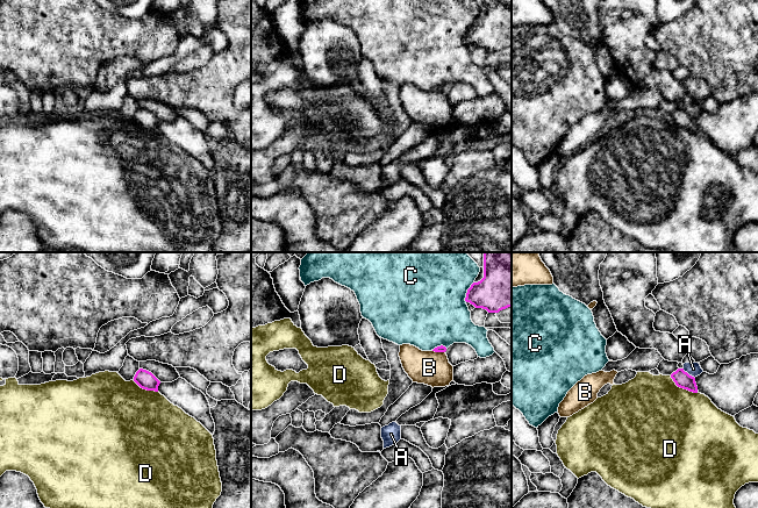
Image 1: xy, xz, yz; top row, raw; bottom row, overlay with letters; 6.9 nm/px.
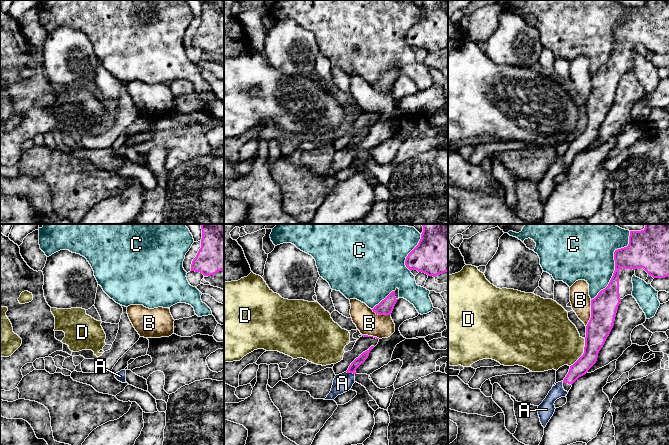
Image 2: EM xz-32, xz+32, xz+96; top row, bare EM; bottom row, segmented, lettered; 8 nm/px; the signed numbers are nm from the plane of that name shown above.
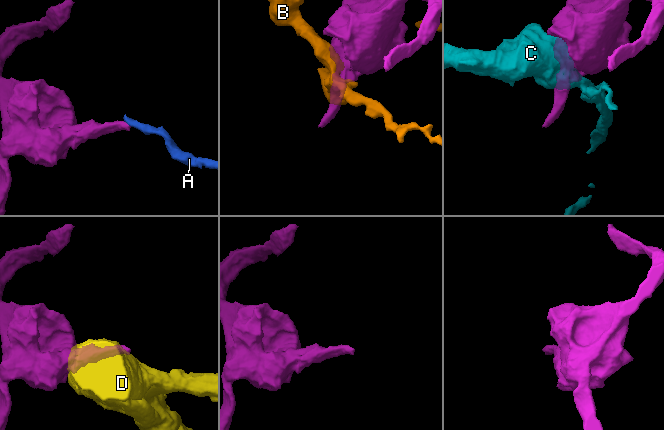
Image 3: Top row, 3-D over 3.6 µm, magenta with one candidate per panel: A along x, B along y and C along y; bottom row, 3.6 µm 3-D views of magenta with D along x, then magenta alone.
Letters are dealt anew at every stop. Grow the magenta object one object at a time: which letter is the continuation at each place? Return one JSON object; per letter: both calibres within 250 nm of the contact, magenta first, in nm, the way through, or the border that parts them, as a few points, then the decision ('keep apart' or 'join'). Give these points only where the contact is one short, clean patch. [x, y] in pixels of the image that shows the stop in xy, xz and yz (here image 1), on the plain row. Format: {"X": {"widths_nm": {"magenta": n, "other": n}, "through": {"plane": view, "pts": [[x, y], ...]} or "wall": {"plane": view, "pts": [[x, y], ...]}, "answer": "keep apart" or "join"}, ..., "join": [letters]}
{"A": {"widths_nm": {"magenta": 110, "other": 100}, "wall": {"plane": "yz", "pts": [[683, 108], [694, 117]]}, "answer": "keep apart"}, "B": {"widths_nm": {"magenta": 50, "other": 240}, "answer": "keep apart"}, "C": {"widths_nm": {"magenta": 300, "other": 460}, "answer": "keep apart"}, "D": {"widths_nm": {"magenta": 110, "other": 480}, "answer": "keep apart"}, "join": []}

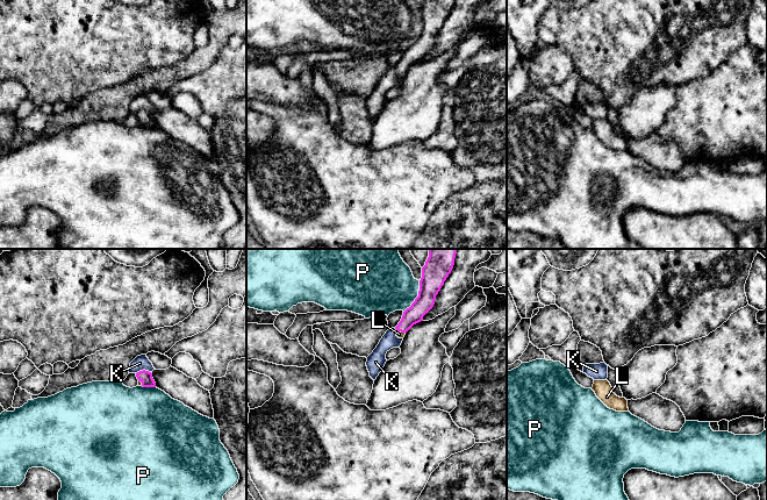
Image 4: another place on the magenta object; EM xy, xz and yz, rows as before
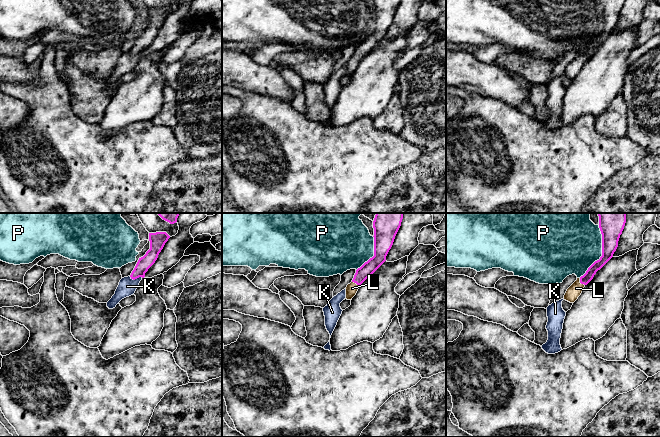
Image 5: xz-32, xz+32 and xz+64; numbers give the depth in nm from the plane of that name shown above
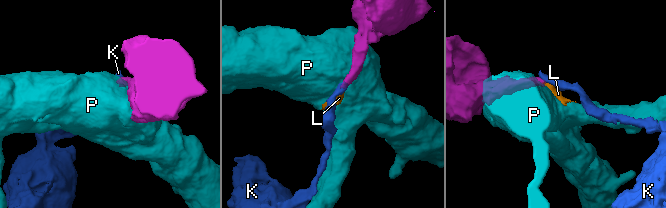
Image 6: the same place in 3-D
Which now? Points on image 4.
{"K": {"widths_nm": {"magenta": 90, "other": 100}, "wall": {"plane": "xy", "pts": [[150, 111], [142, 109], [136, 113]]}, "answer": "keep apart"}, "L": {"widths_nm": {"magenta": 120, "other": 50}, "through": {"plane": "xz", "pts": [[423, 42], [400, 70], [399, 73]]}, "answer": "join"}, "P": {"widths_nm": {"magenta": 180, "other": 360}, "answer": "keep apart"}, "join": ["L"]}

